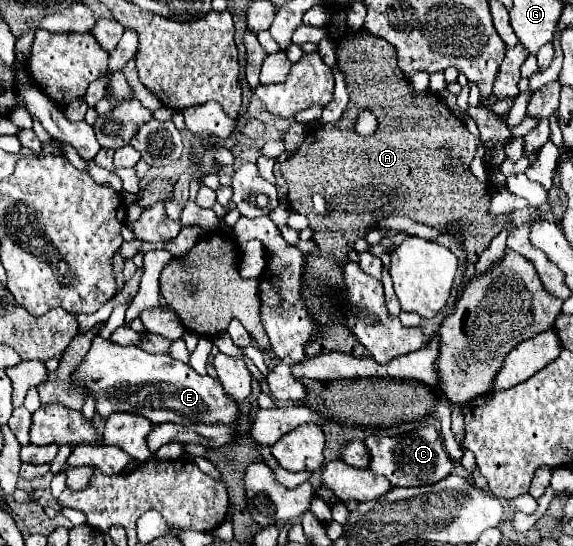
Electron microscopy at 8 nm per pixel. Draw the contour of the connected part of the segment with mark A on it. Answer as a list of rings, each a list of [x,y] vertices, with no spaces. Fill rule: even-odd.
[[[366,31],[348,35],[340,41],[336,59],[350,93],[348,107],[336,123],[308,131],[298,151],[280,163],[280,173],[288,183],[288,203],[292,211],[308,217],[314,233],[312,241],[316,243],[316,251],[310,251],[304,257],[302,293],[312,321],[318,325],[318,335],[304,347],[304,353],[312,357],[324,349],[364,357],[368,351],[364,351],[364,347],[356,343],[356,335],[348,331],[344,313],[336,311],[340,305],[324,297],[344,291],[344,275],[340,267],[348,261],[354,243],[372,231],[384,213],[386,217],[406,215],[430,227],[444,227],[448,221],[458,221],[460,237],[476,231],[476,243],[464,243],[468,267],[462,285],[474,277],[478,257],[488,249],[490,239],[494,239],[510,217],[494,217],[488,213],[490,191],[480,191],[480,195],[468,191],[468,195],[460,195],[460,191],[456,191],[456,177],[452,177],[452,173],[444,175],[446,163],[464,159],[472,143],[464,143],[464,151],[460,151],[460,119],[438,95],[430,91],[414,95],[412,85],[396,67],[396,49],[388,41],[372,37]],[[364,109],[372,111],[378,119],[378,129],[372,137],[360,137],[354,131],[356,117]],[[444,145],[450,147],[450,153],[440,151]],[[314,193],[320,193],[326,199],[330,211],[328,217],[314,211]]]

